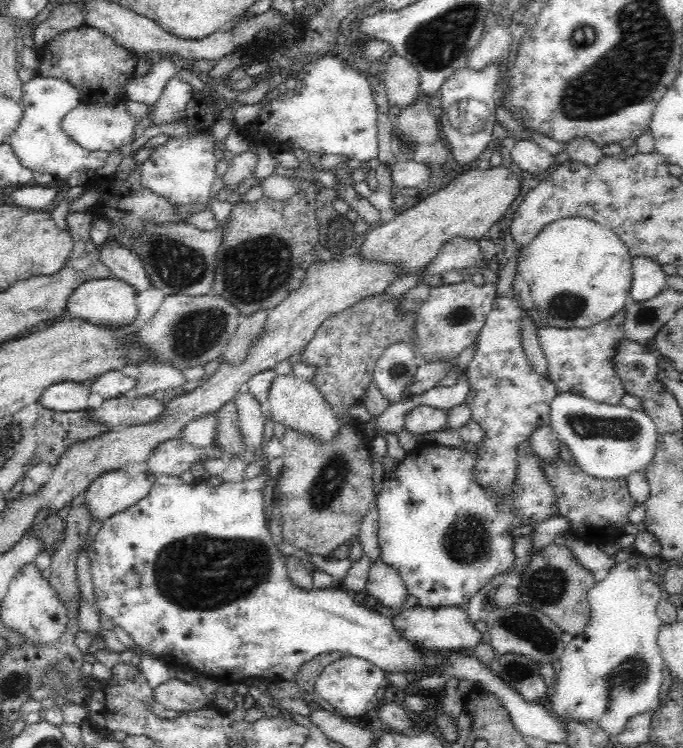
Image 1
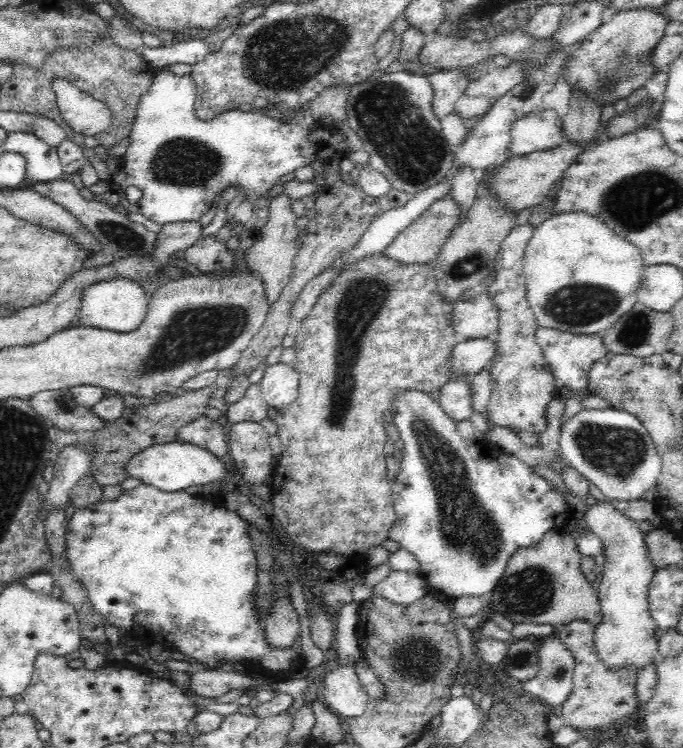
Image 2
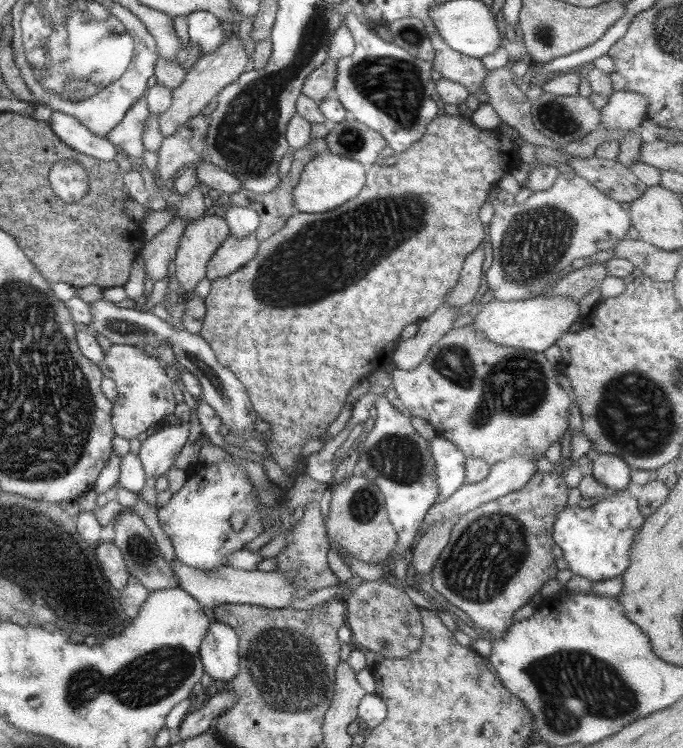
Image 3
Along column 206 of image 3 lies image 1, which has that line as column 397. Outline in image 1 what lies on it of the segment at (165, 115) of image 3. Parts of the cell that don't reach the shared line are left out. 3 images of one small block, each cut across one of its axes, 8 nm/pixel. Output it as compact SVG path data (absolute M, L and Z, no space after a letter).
M392 53L384 61L386 71L383 82L388 92L391 111L397 112L414 104L420 96L421 79L414 66L404 58Z

